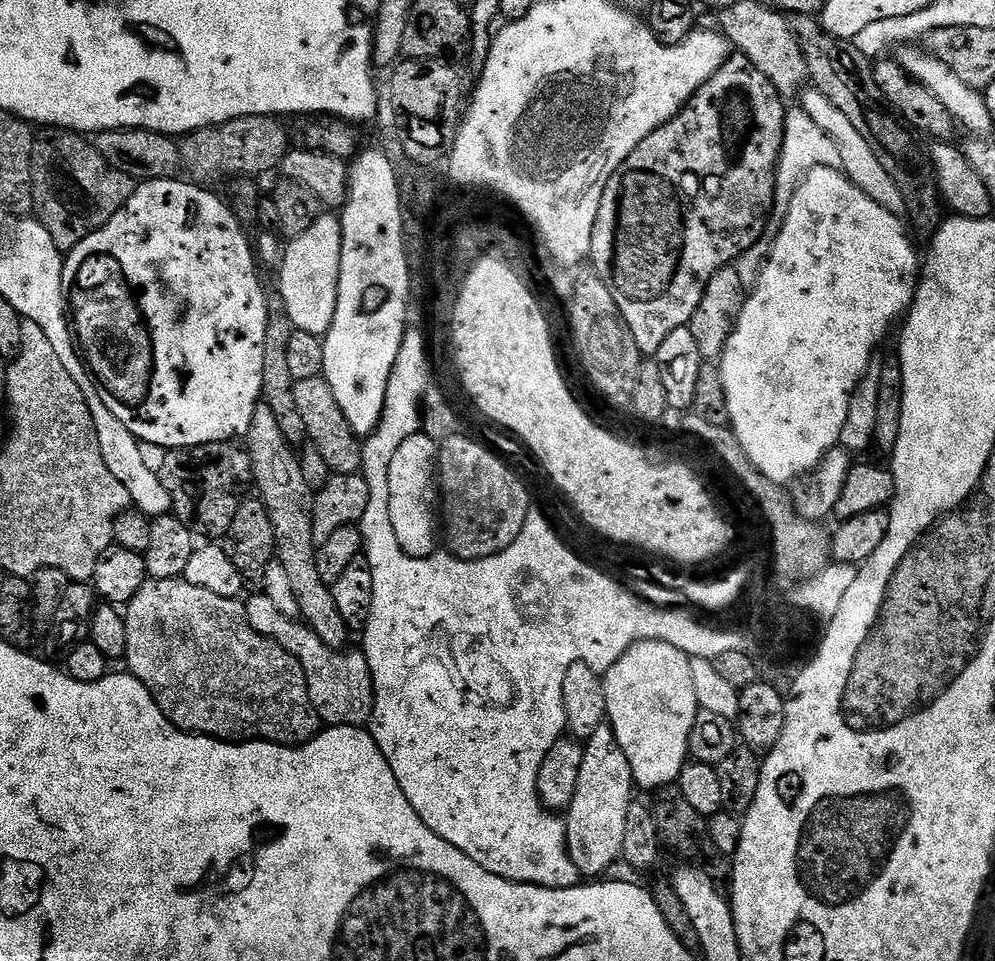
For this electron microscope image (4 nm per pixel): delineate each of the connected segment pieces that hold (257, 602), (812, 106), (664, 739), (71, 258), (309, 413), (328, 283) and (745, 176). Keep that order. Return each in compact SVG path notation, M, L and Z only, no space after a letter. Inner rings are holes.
M263 594L252 596L244 604L246 614L250 618L250 626L258 630L266 638L278 642L282 650L294 654L306 674L306 686L310 694L310 702L325 725L341 728L347 724L353 726L367 725L372 719L374 706L374 686L370 666L366 662L363 651L341 650L326 646L318 634L314 634L307 624L299 619L291 620L282 614L282 610L274 607L274 602Z
M815 90L805 91L799 97L798 104L818 126L818 130L822 130L822 134L828 136L830 142L834 142L834 146L838 146L840 168L844 175L850 178L850 182L854 182L854 186L858 186L858 190L862 190L867 196L874 198L874 202L878 202L886 210L903 217L905 215L904 199L902 190L898 190L898 182L894 182L894 178L890 178L890 174L886 174L886 166L882 166L882 162L878 162L878 158L874 158L874 150L870 150L870 142L866 142L866 138L862 138L862 134L858 134L858 129L846 119L846 114L842 114L842 110L838 110L838 106L834 106L834 102L830 102L830 98L826 98L826 94Z
M637 642L603 673L604 693L606 694L607 723L612 725L618 746L622 746L622 754L626 754L626 762L630 762L632 779L635 787L659 790L675 785L680 779L682 766L689 759L688 743L694 730L696 713L700 711L700 703L694 694L694 681L690 675L690 662L693 657L682 650L674 650L666 642Z
M180 179L145 180L137 183L136 192L124 203L122 210L118 210L118 214L114 214L114 218L110 218L110 222L106 222L106 226L102 226L94 234L90 234L85 240L78 242L78 246L74 246L71 252L64 256L64 280L67 284L72 284L72 275L76 272L76 268L80 268L80 260L84 260L84 256L88 256L92 252L116 252L116 256L120 256L120 264L124 264L124 272L128 272L132 284L136 284L136 288L140 288L140 300L147 313L147 321L150 322L154 382L148 404L140 411L139 418L134 422L134 431L138 440L150 442L154 446L162 446L165 450L197 448L203 444L217 444L220 440L232 442L237 438L247 437L256 405L262 400L263 346L266 341L267 324L266 288L260 285L260 276L256 273L258 260L254 255L250 236L248 240L247 234L244 233L247 231L236 219L231 207L212 193L215 191L195 182L189 182L187 179L184 179L185 181Z
M323 375L305 380L297 380L292 386L295 405L306 426L307 439L322 454L326 466L332 468L333 473L341 476L355 476L363 466L363 450L361 437L346 422L346 414L342 414L342 406L338 406L338 398L334 398L334 390L330 390Z
M321 214L314 222L314 226L306 230L306 234L298 234L287 241L278 265L278 272L280 272L278 291L285 300L286 313L289 314L289 320L295 331L314 334L321 338L328 335L330 326L334 322L334 310L338 302L338 278L341 266L342 226L335 215Z
M739 54L729 55L728 61L690 97L687 106L670 122L654 130L654 134L650 134L650 138L638 145L634 154L630 154L630 158L626 158L624 165L617 168L610 178L602 194L602 206L598 206L598 218L594 218L590 264L596 267L593 268L595 275L600 276L602 282L606 282L610 294L614 294L614 302L618 302L618 310L622 310L630 326L630 334L634 334L634 342L638 342L638 350L645 357L655 357L667 336L689 324L694 310L698 310L698 302L702 302L706 282L714 278L718 270L735 265L740 256L756 245L768 229L768 217L772 215L772 203L776 193L776 167L780 162L780 152L784 149L784 107L786 101L780 91L772 85L766 74L762 74L762 70L752 65L750 58Z

